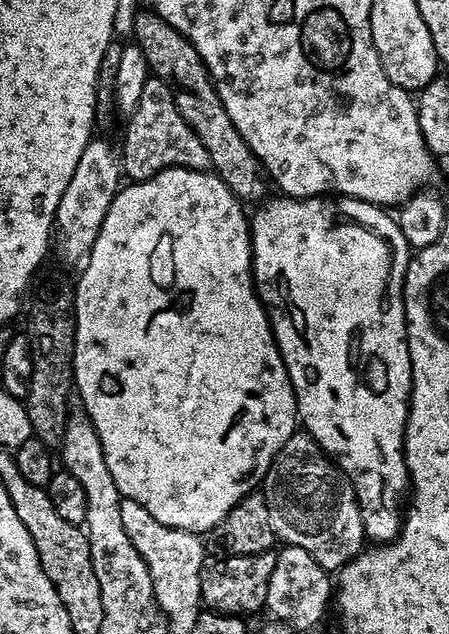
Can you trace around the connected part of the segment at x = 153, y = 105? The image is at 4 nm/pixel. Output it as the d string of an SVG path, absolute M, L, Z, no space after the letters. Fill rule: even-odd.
M150 78L146 86L142 86L142 98L138 98L138 106L127 120L124 152L122 148L122 172L129 181L149 180L167 168L189 168L199 172L211 169L212 163L210 154L206 154L206 146L198 142L198 134L194 134L186 118L178 114L172 92L161 80Z

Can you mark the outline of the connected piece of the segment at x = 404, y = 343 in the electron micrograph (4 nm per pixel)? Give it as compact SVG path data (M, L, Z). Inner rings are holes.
M280 194L277 197L277 200L265 199L257 207L261 208L250 216L252 282L256 285L256 295L260 297L260 303L264 305L268 320L272 323L272 333L296 395L296 410L303 431L312 437L313 442L324 451L325 456L352 483L362 514L365 537L372 542L391 542L400 535L402 505L406 500L405 493L410 488L408 467L404 461L404 427L408 421L408 399L412 397L412 363L408 349L408 323L404 317L404 275L408 269L410 249L406 238L402 238L399 223L393 217L391 220L384 213L387 211L383 207L367 204L364 200L354 200L350 196L340 196L339 199L329 198L327 195L293 198Z

